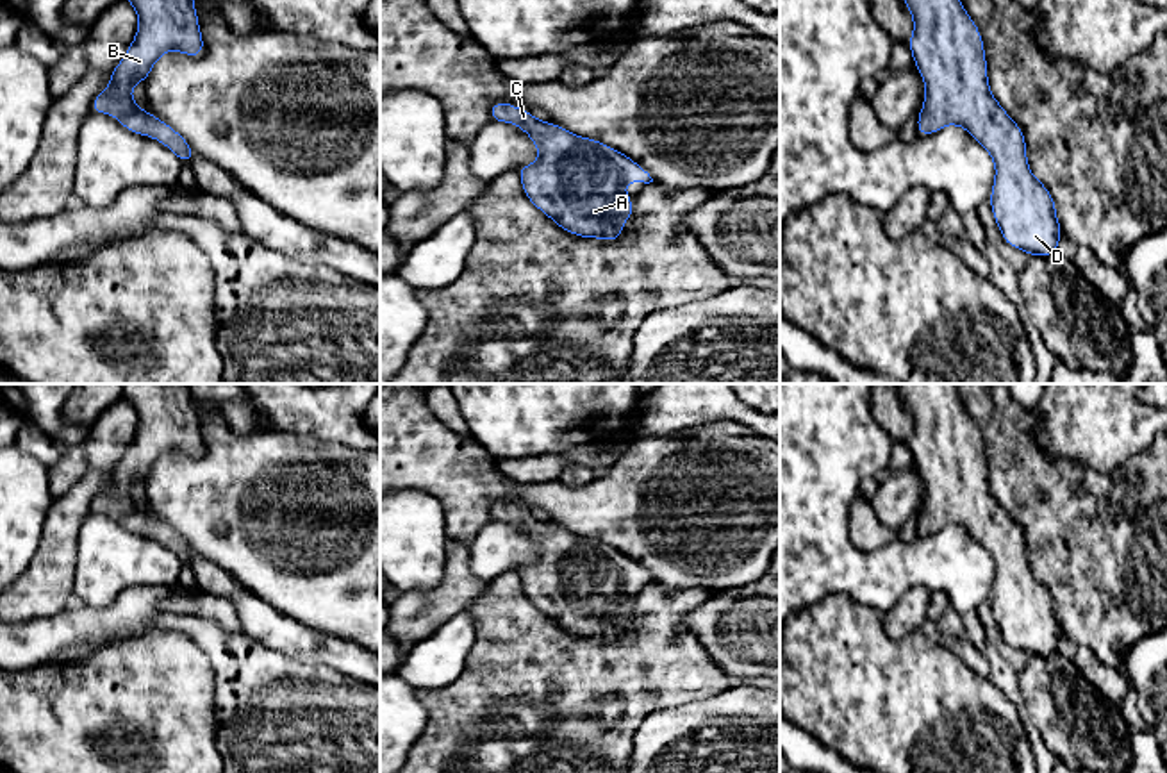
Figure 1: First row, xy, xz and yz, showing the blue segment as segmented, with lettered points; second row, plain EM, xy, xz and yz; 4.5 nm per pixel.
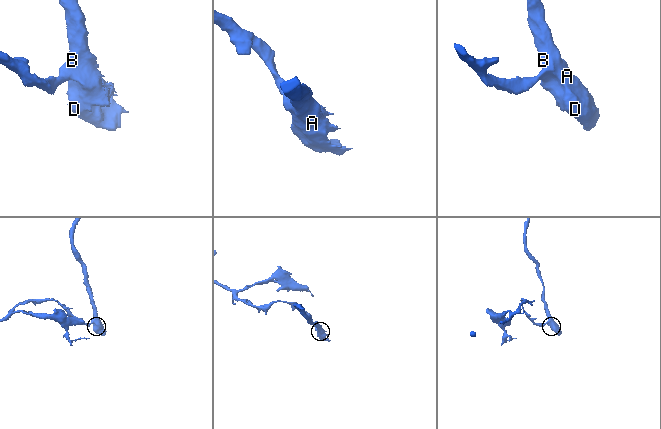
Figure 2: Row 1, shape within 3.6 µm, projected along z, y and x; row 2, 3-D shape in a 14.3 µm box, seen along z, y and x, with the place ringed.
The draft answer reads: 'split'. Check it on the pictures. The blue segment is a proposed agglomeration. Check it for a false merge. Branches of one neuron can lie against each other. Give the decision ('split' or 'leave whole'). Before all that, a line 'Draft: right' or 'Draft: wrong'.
Draft: wrong
leave whole

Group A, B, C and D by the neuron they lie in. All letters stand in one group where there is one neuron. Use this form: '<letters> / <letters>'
A B C D

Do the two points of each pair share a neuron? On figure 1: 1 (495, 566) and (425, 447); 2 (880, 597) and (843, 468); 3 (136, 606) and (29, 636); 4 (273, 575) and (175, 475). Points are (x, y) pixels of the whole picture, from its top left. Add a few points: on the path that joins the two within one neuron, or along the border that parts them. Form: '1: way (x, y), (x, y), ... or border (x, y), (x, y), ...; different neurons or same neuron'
1: border (489, 520), (468, 545); different neurons
2: way (848, 565), (834, 550), (834, 500); same neuron
3: way (109, 622), (93, 627), (70, 627), (56, 634); same neuron
4: way (248, 548), (241, 534), (202, 498); same neuron

